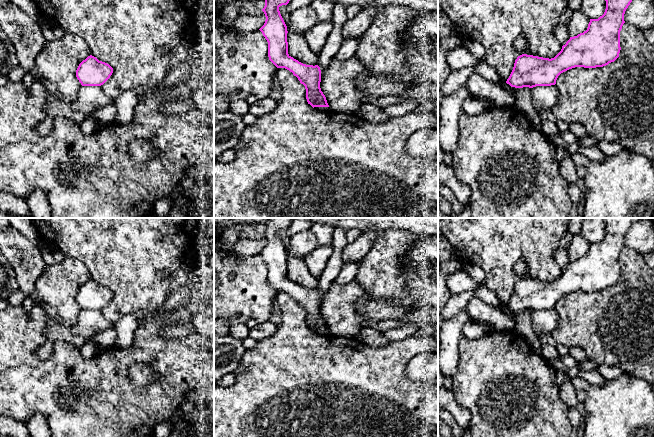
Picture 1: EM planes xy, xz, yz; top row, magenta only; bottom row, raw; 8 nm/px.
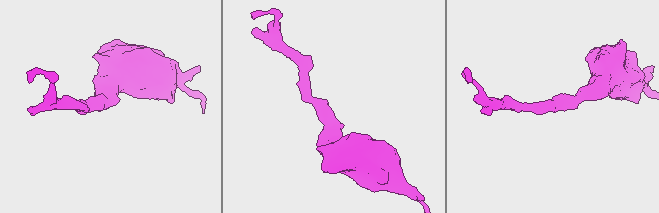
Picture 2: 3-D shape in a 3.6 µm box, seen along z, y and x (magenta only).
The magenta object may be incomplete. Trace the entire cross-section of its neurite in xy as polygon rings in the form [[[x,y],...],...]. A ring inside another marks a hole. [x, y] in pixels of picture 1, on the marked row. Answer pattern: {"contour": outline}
{"contour": [[[90,55],[79,64],[76,77],[82,86],[101,86],[112,73],[113,68],[109,64]]]}

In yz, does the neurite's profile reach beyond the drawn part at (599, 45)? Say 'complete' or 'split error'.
complete

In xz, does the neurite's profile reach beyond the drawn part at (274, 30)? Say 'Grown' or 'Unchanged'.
Unchanged

